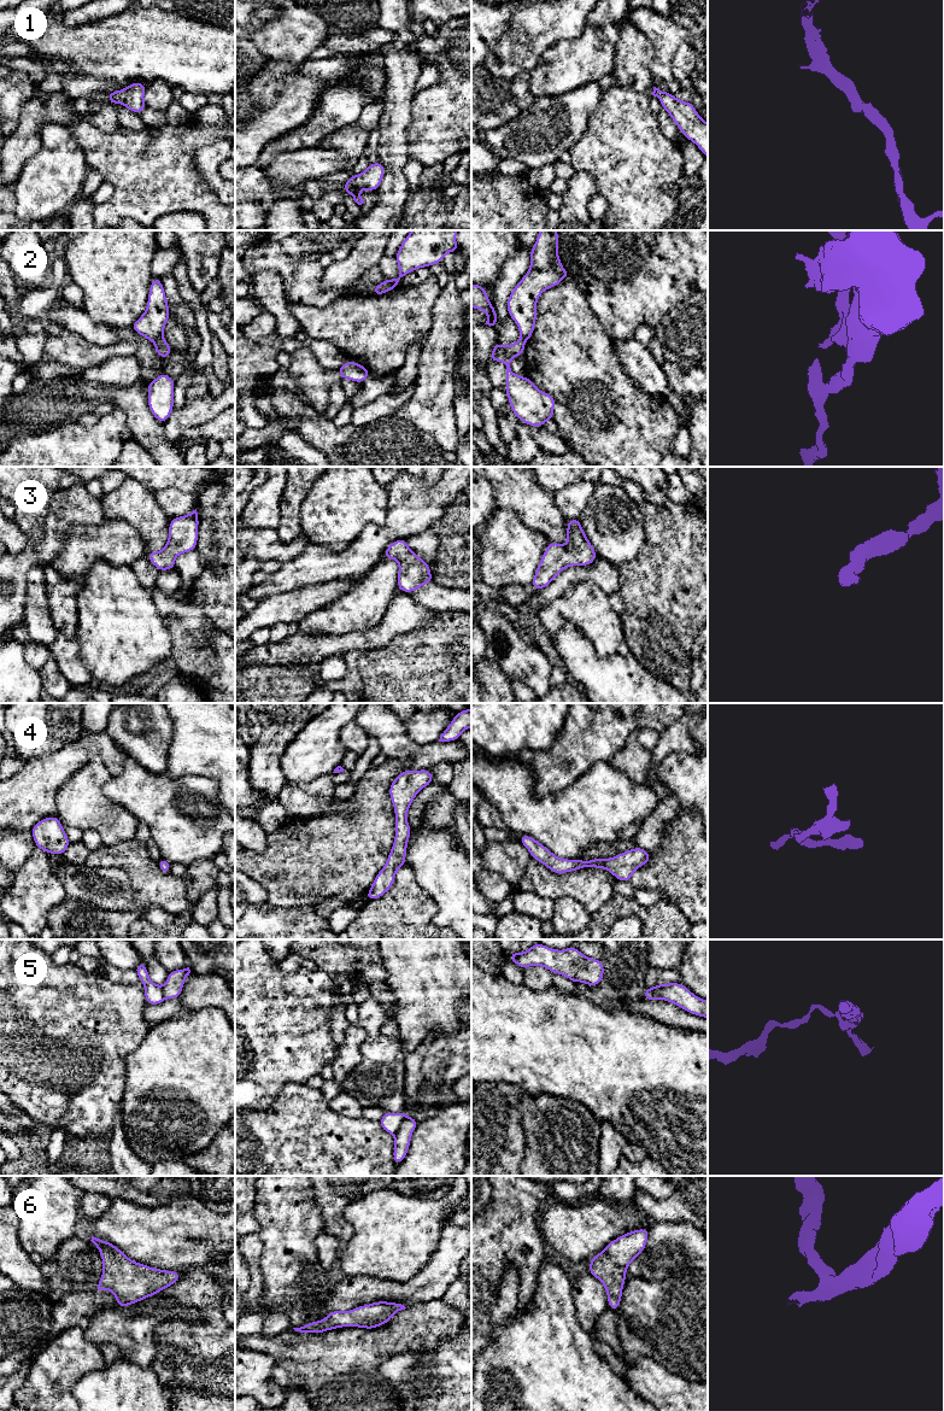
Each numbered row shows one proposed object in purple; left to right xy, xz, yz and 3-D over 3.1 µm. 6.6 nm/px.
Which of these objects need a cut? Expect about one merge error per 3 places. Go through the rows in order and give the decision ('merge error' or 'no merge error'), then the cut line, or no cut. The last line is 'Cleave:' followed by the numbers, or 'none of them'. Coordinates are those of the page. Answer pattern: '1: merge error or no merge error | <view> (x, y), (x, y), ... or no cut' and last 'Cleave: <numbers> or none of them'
1: no merge error | no cut
2: merge error | xy (162, 337), (153, 341)
3: no merge error | no cut
4: no merge error | no cut
5: merge error | xz (406, 1116), (393, 1134)
6: no merge error | no cut
Cleave: 2, 5

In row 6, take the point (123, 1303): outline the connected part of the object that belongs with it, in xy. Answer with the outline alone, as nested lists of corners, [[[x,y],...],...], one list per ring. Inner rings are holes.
[[[92,1236],[90,1240],[102,1259],[102,1276],[95,1292],[110,1289],[122,1308],[136,1304],[175,1284],[181,1277],[178,1271],[153,1269],[128,1258],[113,1243]]]

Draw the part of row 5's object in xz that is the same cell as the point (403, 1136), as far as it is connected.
[[[406,1117],[403,1120],[399,1130],[394,1134],[393,1151],[394,1164],[400,1164],[404,1161],[411,1143],[411,1135],[415,1131],[417,1124],[418,1124],[417,1119]]]

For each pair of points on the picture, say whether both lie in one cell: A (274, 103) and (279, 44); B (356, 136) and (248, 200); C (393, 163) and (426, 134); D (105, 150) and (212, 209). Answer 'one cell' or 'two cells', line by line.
A: two cells
B: two cells
C: two cells
D: one cell

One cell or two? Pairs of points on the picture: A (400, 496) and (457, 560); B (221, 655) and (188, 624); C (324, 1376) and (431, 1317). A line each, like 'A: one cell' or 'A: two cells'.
A: two cells
B: one cell
C: one cell

